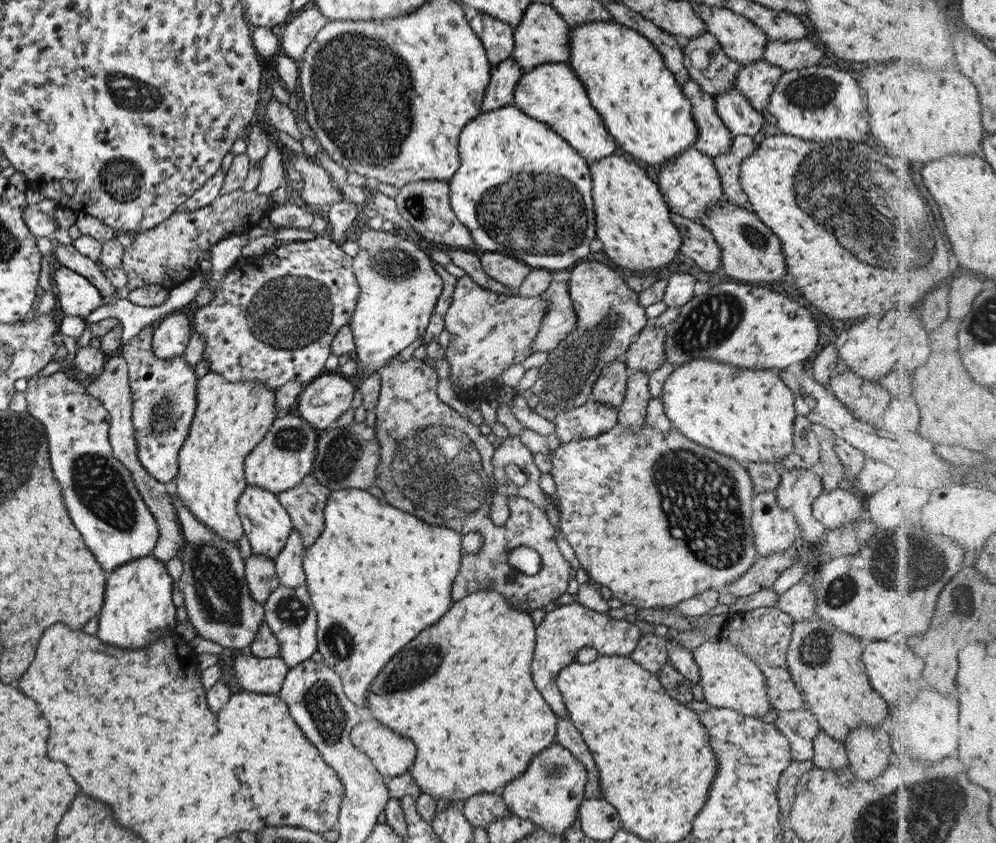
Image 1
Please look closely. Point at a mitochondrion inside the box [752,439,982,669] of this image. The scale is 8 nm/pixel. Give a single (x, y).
(893, 562)

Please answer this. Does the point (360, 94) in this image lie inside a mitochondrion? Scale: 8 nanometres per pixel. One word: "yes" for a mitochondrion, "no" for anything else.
yes

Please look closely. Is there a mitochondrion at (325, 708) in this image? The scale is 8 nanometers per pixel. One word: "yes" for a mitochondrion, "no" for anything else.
yes

